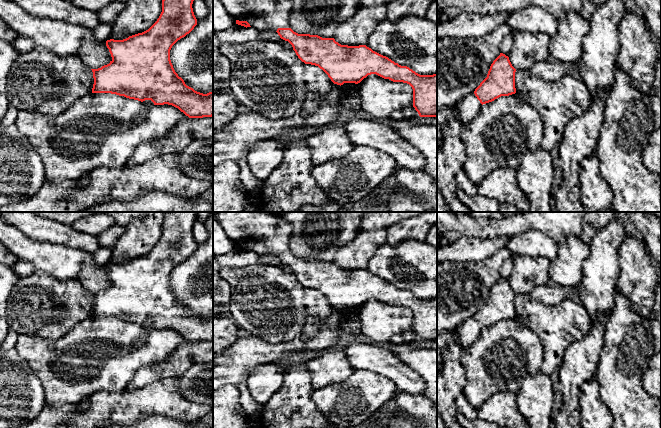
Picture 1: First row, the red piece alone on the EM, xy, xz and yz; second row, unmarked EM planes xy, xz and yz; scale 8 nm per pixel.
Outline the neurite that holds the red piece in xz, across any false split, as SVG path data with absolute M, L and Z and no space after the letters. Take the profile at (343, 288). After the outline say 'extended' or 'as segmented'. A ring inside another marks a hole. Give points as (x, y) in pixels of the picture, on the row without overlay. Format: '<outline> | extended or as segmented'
M213 212L230 241L236 248L258 254L278 257L288 265L298 282L305 288L318 290L337 309L360 307L368 299L376 298L393 306L409 308L413 313L413 331L420 341L437 341L437 298L420 299L407 290L401 290L366 269L341 269L334 262L318 259L298 258L290 252L290 239L293 228L282 216L268 212Z | extended

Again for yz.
M500 277L491 288L487 301L473 317L468 318L456 329L462 347L473 344L483 328L501 320L515 318L515 296L516 293L512 290L509 281Z | extended

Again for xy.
M165 212L162 236L146 255L123 264L106 265L112 284L93 296L92 317L111 317L138 325L151 324L154 329L172 329L189 342L213 340L213 316L203 318L187 310L175 296L170 284L172 270L197 249L192 228L198 212Z | as segmented

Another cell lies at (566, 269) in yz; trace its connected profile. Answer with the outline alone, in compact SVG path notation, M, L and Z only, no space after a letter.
M570 236L558 244L558 253L549 263L549 277L557 285L576 287L583 278L582 265L590 254L590 246L580 237Z

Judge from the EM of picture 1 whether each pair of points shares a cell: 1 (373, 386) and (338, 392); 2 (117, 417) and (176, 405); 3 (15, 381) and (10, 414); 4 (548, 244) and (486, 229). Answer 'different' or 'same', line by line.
1: same
2: same
3: same
4: different

